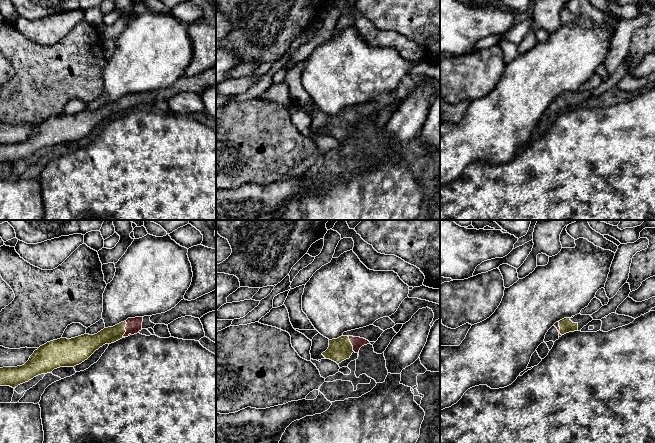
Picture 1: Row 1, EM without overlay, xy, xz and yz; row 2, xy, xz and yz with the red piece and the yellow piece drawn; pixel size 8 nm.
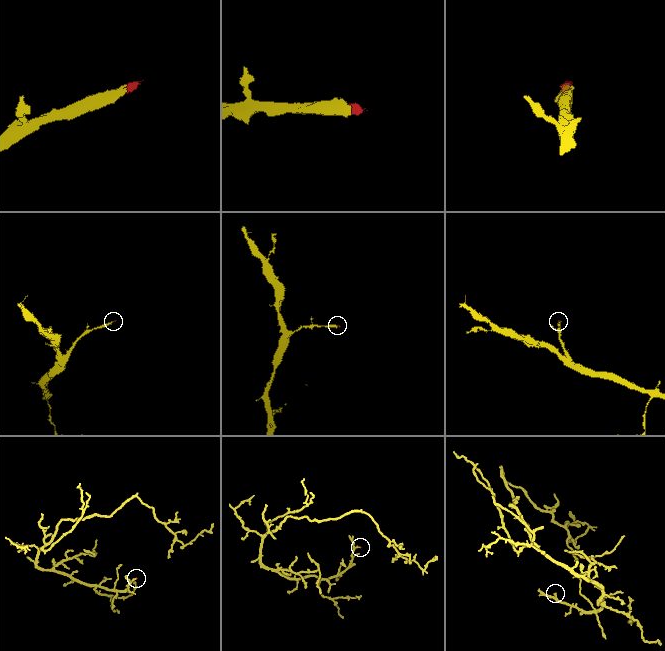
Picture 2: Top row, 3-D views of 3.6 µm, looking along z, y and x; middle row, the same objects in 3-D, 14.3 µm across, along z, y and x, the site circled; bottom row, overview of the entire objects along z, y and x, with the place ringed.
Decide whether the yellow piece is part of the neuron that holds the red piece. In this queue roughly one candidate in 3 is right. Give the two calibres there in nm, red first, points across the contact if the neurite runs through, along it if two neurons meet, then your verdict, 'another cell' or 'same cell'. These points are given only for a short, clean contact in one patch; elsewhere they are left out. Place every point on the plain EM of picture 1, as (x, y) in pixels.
calibres 120 and 130 nm; way xy (134, 101), (125, 105), (109, 111); same cell

